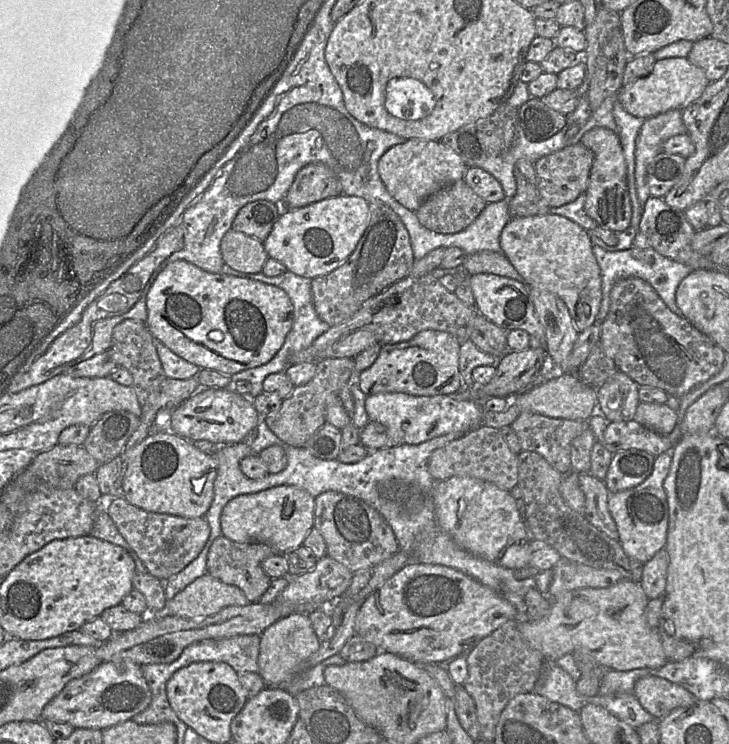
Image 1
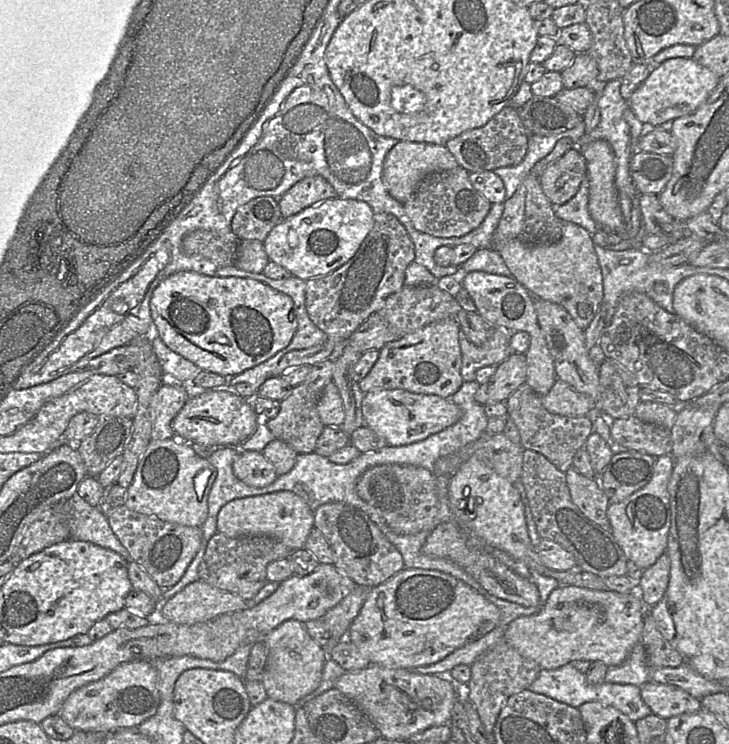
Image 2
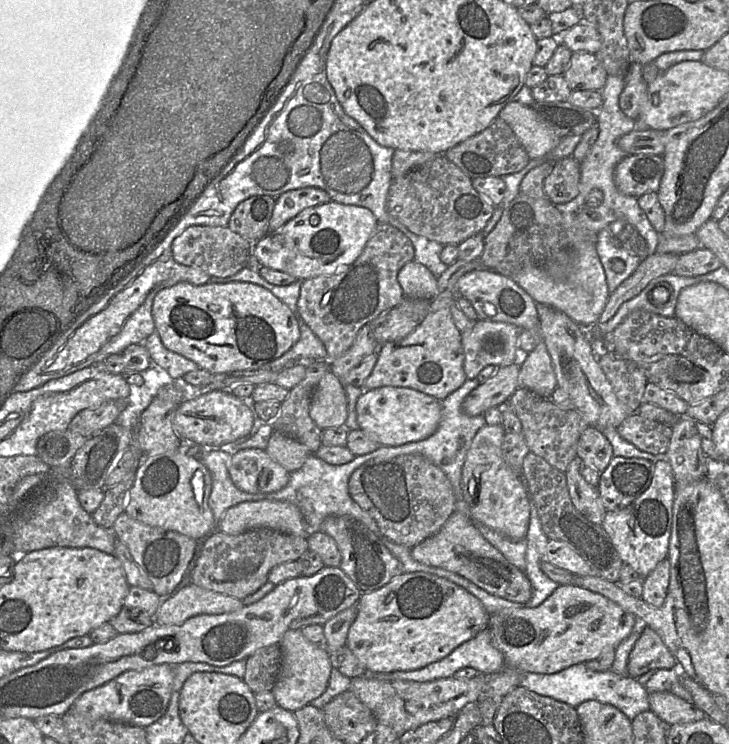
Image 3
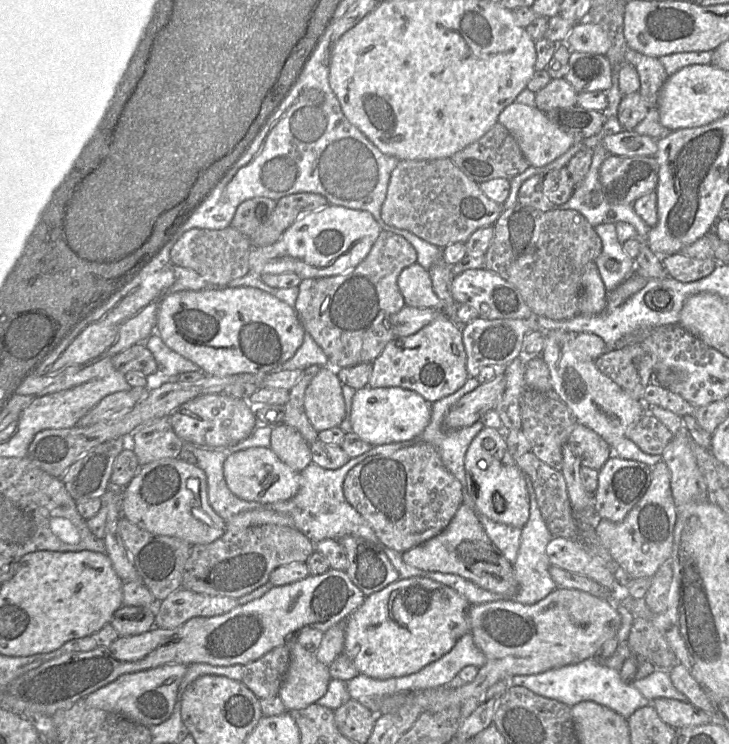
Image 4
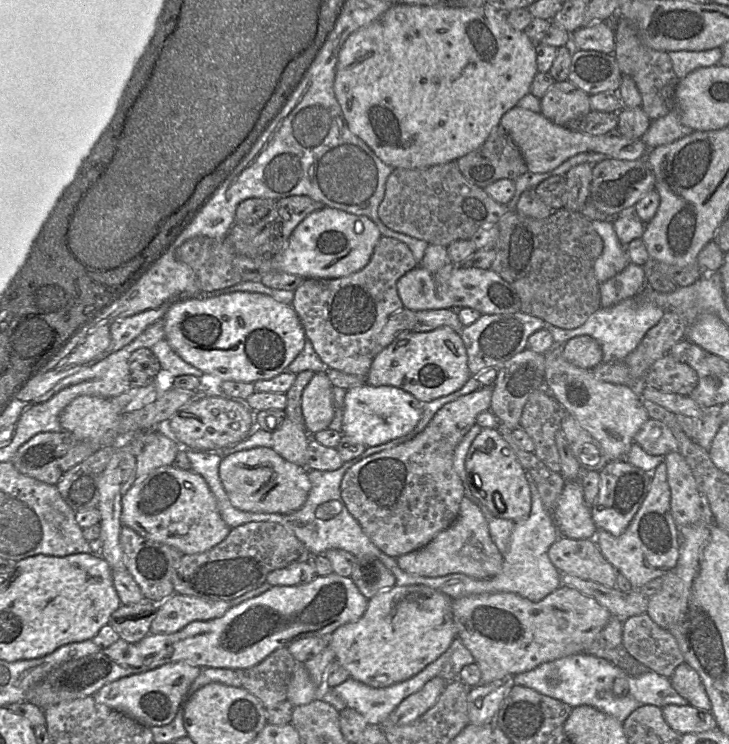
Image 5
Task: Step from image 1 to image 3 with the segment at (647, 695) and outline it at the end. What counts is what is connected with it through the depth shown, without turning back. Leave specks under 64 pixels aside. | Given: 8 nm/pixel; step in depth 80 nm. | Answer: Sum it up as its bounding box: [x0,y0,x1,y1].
[648,692,705,725]

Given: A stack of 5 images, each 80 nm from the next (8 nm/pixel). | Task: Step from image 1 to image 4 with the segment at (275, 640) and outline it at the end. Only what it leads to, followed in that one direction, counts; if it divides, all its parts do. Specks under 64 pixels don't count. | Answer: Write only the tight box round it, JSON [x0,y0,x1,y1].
[278,639,331,711]

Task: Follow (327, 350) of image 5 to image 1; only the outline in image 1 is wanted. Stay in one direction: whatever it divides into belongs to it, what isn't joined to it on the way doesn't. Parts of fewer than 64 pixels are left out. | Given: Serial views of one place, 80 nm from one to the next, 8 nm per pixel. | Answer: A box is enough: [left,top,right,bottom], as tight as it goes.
[311,203,415,327]

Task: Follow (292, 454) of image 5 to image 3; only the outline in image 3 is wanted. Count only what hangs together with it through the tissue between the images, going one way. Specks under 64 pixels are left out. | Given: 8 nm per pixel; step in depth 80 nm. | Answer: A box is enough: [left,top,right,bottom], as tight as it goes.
[265,430,311,473]

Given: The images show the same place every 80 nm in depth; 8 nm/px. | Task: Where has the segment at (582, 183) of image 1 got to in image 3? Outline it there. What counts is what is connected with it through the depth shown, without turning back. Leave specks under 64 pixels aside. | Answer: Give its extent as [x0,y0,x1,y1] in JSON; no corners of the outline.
[544,156,580,204]

